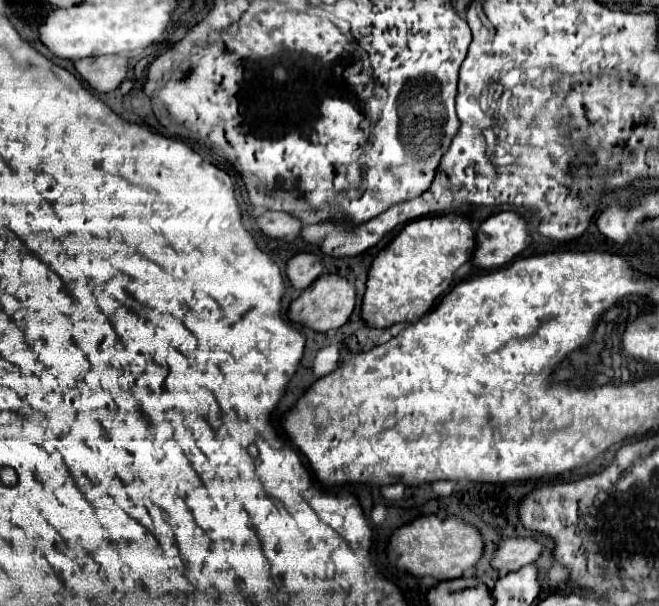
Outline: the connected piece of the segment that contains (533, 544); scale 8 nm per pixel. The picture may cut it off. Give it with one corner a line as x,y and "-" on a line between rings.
502,539
496,555
492,557
492,567
500,573
518,571
520,567
534,563
542,553
544,545
536,539

